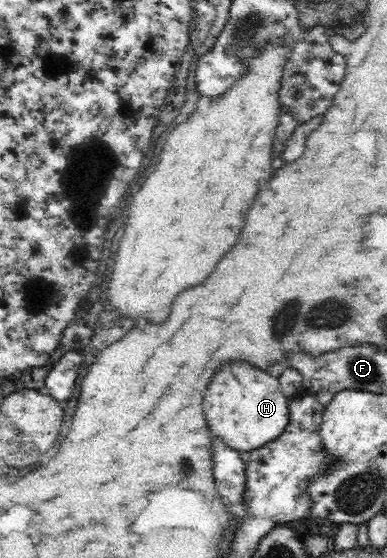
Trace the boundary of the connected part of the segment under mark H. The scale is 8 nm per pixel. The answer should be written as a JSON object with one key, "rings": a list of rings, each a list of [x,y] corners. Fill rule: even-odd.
{"rings":[[[231,361],[221,365],[213,383],[209,383],[203,411],[217,438],[221,437],[232,449],[253,451],[280,435],[288,423],[290,409],[278,378],[253,365],[243,365],[243,361]]]}

